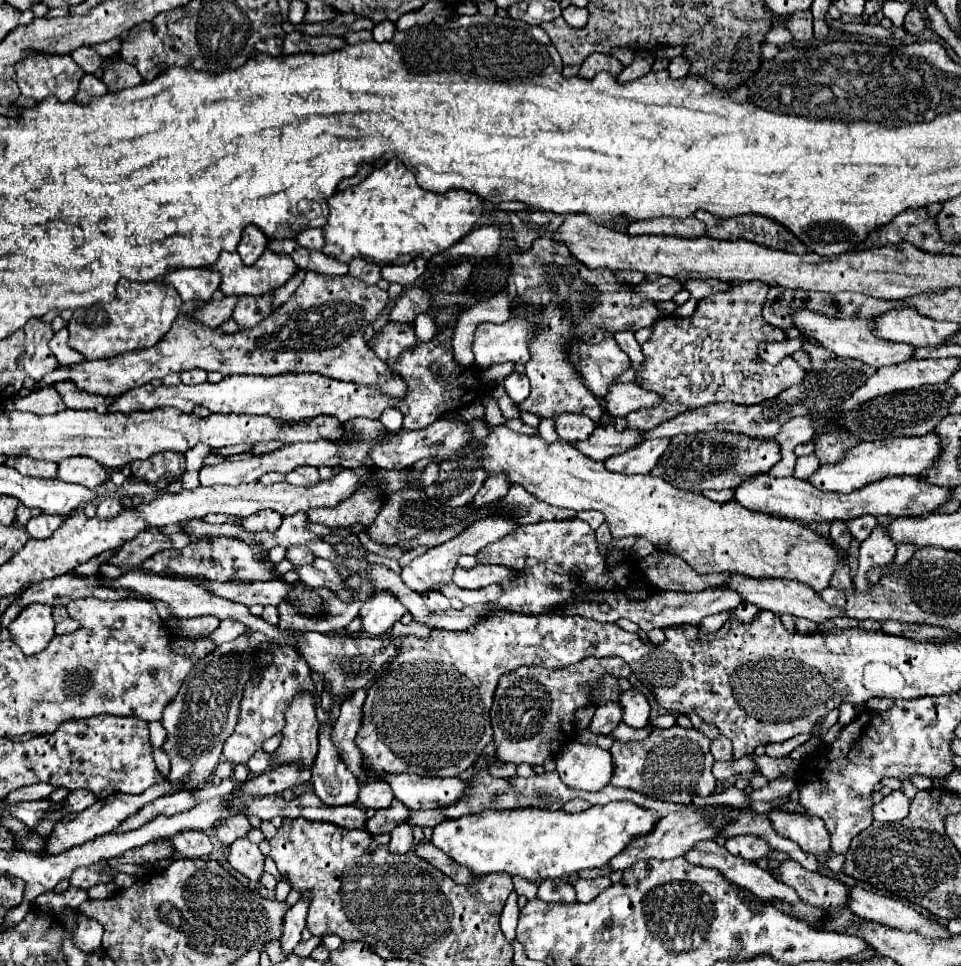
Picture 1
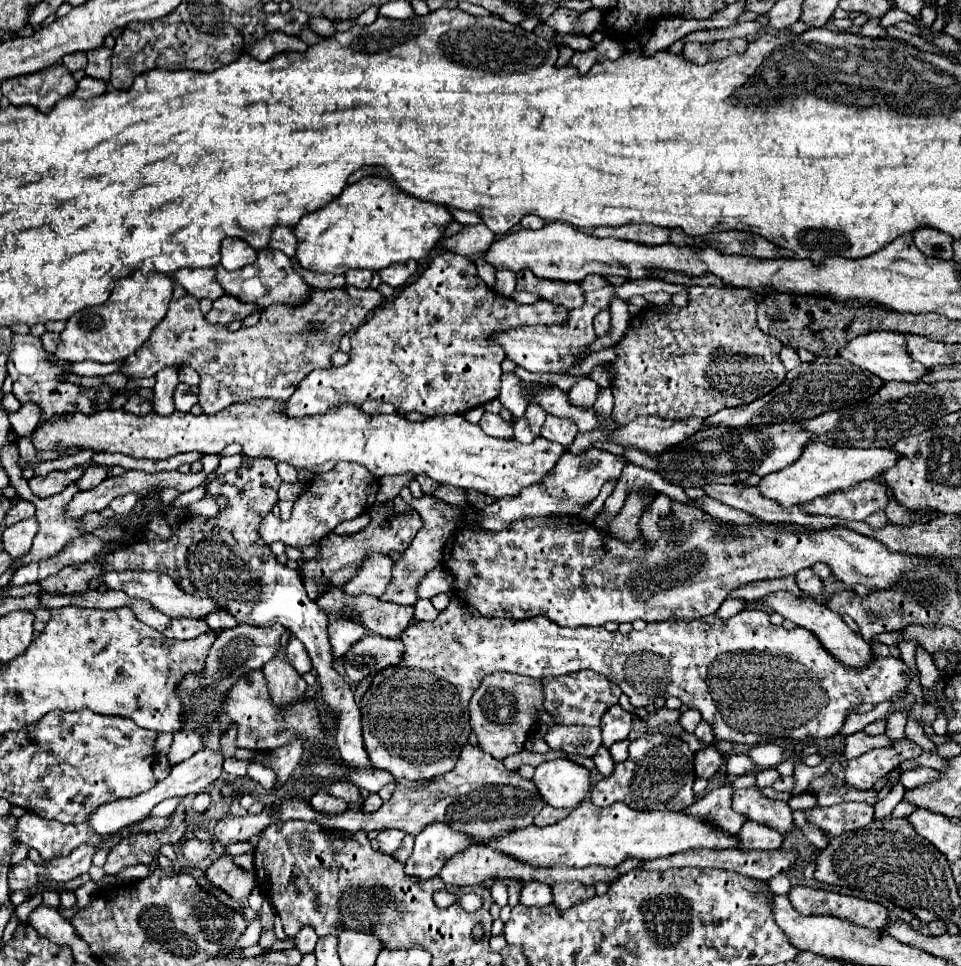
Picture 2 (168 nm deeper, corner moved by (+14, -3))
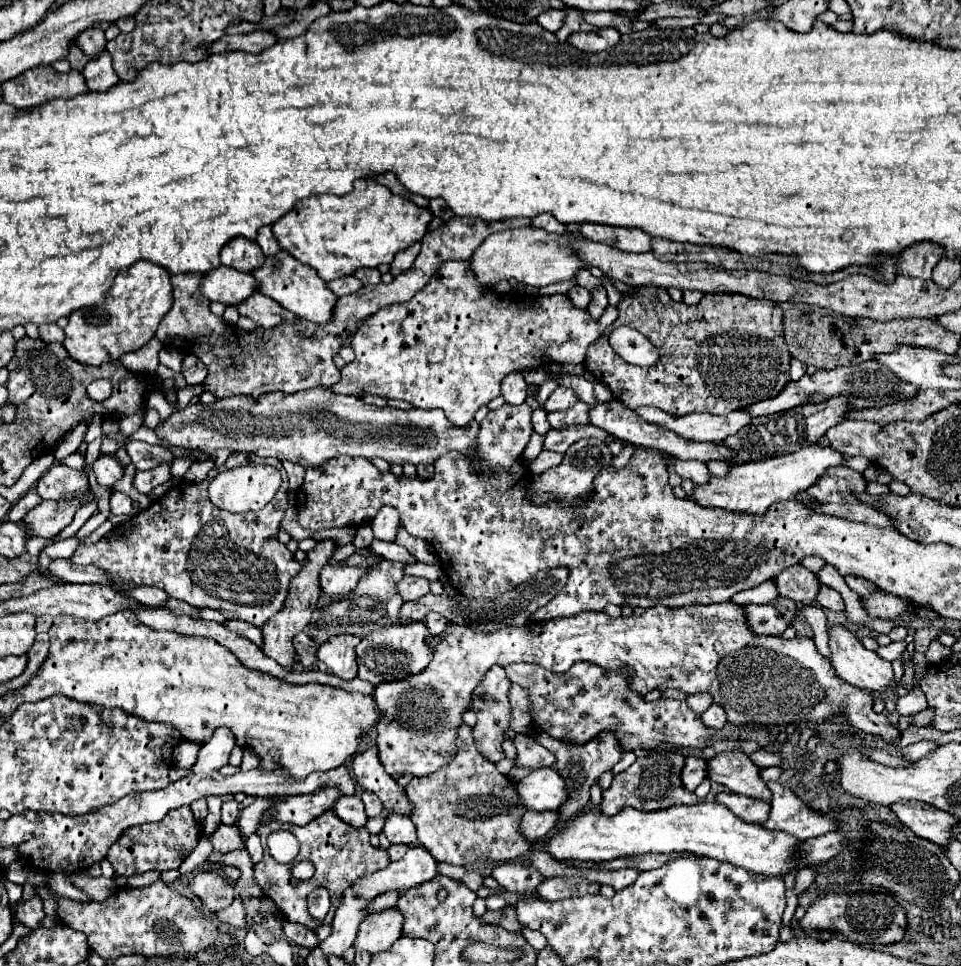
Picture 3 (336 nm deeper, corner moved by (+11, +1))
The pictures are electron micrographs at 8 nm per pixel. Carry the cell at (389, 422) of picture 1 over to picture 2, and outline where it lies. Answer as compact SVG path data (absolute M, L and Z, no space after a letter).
M366 400L366 402L364 402L364 410L366 410L368 414L374 414L374 412L384 412L384 414L388 414L388 412L396 412L394 404L378 402L378 400Z

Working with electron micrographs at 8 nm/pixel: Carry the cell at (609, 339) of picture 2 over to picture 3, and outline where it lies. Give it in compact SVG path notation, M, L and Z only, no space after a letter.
M447 260L439 266L429 284L411 300L381 308L361 322L351 340L355 360L343 366L341 380L333 384L331 390L351 396L377 394L385 398L399 398L425 410L441 408L453 424L465 426L473 420L481 406L501 394L501 380L509 372L539 368L545 362L583 364L589 344L593 344L603 330L615 322L615 318L617 306L609 306L599 320L593 320L589 312L577 310L565 294L531 296L507 292L497 296L491 288L477 282L469 260Z

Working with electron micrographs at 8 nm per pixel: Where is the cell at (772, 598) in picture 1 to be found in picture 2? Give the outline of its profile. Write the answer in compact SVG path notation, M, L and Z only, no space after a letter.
M776 592L776 594L770 594L764 598L766 606L770 606L772 610L776 610L778 614L782 614L786 620L792 620L796 626L804 628L804 630L810 630L818 640L820 644L840 662L844 664L846 668L854 668L854 670L860 670L864 666L868 666L874 658L870 646L862 640L860 634L854 634L846 624L844 620L840 618L840 614L832 612L828 606L824 604L818 604L816 600L812 598L806 598L806 596L794 596L790 592Z

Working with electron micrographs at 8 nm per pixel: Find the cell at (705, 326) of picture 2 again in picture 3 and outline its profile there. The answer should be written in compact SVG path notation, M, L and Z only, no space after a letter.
M649 286L625 294L617 308L619 318L611 326L639 330L659 350L659 362L649 368L625 362L609 346L609 328L587 350L585 366L631 410L657 406L673 416L691 412L725 416L779 394L789 382L791 354L783 340L783 314L769 300L705 294L699 304L687 306L671 300L667 290Z

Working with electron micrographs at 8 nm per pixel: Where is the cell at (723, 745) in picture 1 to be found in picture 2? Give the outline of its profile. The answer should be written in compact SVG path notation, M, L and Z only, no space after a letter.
M702 720L698 726L696 726L696 732L694 732L704 744L710 744L714 740L714 732L712 732L712 724L708 724L706 720Z

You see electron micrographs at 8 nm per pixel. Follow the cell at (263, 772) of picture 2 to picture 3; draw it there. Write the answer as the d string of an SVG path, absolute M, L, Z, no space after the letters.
M245 750L241 762L241 770L247 772L247 770L253 770L253 768L259 768L259 756L255 756L253 750Z

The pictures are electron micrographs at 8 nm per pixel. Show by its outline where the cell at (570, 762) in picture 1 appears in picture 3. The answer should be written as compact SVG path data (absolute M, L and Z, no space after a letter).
M553 766L533 770L517 784L517 792L529 810L557 810L567 802L567 784Z

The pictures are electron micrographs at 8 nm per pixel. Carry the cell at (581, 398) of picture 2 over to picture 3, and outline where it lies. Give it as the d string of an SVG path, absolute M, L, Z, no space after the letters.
M559 386L547 400L545 408L547 410L567 410L571 408L571 404L575 404L579 400L577 392L573 388L567 388L567 386Z

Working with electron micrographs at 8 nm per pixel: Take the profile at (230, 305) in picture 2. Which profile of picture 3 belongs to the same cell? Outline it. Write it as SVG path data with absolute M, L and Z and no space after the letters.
M255 292L251 300L243 300L243 304L239 304L237 310L241 316L249 316L251 320L255 320L255 324L261 328L273 328L283 320L295 320L293 312L287 312L275 300L259 292Z

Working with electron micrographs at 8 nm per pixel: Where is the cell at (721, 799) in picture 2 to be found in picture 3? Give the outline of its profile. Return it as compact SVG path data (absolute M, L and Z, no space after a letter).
M719 792L715 796L715 802L729 806L731 812L735 812L735 816L739 816L741 820L747 820L749 824L763 824L769 816L769 802L763 800L751 800L747 796L735 796L733 792Z

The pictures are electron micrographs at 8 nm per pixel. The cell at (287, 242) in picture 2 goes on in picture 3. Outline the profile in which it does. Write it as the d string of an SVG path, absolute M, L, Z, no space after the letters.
M263 226L263 228L259 228L257 244L261 246L261 250L263 250L265 256L271 256L271 254L275 254L275 252L281 250L281 248L279 248L279 242L275 240L275 236L273 236L273 232L271 232L271 226Z

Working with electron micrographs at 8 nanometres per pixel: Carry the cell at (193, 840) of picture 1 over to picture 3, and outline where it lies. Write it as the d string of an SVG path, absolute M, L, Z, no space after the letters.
M219 824L219 828L209 836L209 840L213 844L213 850L221 852L221 854L227 854L227 852L231 852L235 848L241 848L241 836L239 836L237 826Z

